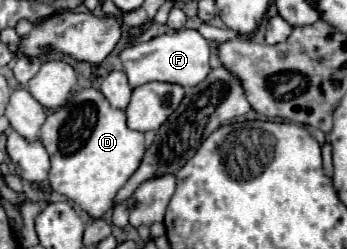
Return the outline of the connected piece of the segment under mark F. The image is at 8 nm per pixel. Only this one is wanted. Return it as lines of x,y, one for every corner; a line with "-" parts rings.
176,30
172,34
156,36
148,42
134,44
120,52
120,60
124,64
124,72
132,84
132,88
148,84
148,82
170,82
180,84
184,88
192,88
200,84
210,72
210,48
208,40
204,40
198,30

